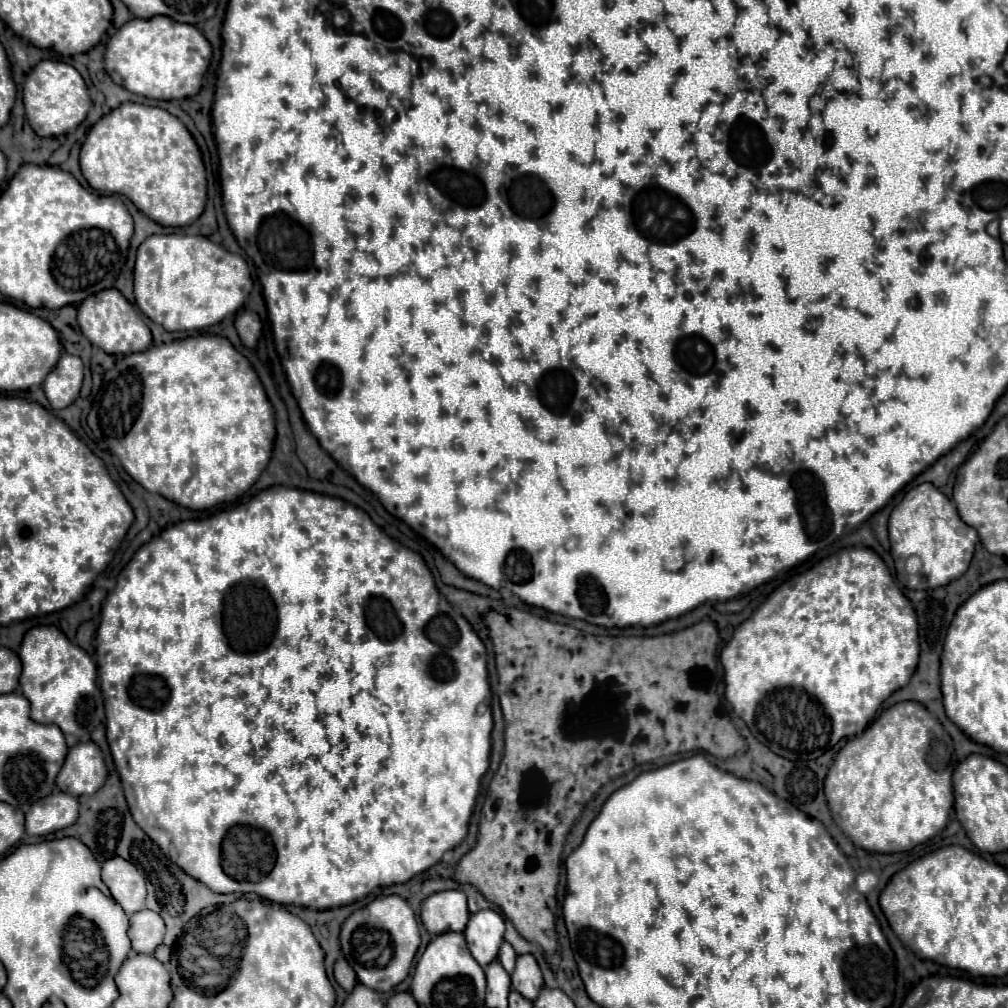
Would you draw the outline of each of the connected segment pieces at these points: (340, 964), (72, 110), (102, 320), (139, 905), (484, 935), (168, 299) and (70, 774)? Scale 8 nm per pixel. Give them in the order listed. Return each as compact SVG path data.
M339 959L339 961L335 963L335 967L333 967L333 975L335 975L337 983L339 983L347 993L353 991L353 987L357 985L357 975L355 975L353 967L351 967L345 959Z
M51 59L37 63L27 75L23 85L23 101L27 119L39 137L59 137L75 131L85 121L91 107L87 85L79 71L67 63Z
M105 289L105 293L97 293L93 297L87 297L79 305L79 327L81 333L99 349L103 349L109 355L129 355L145 351L151 345L151 331L141 319L141 315L135 311L135 307L117 291L117 289Z
M113 857L101 865L101 879L107 885L111 897L123 907L127 915L145 909L145 879L143 875L121 857Z
M483 909L469 917L469 925L463 935L467 947L481 967L487 967L497 959L499 947L504 942L505 923L503 917L493 909Z
M151 235L137 251L135 299L139 309L167 331L207 329L243 309L253 289L241 255L233 255L203 235Z
M89 741L69 749L65 765L57 775L57 787L63 793L81 797L99 791L105 779L107 779L107 767L103 753L93 741Z

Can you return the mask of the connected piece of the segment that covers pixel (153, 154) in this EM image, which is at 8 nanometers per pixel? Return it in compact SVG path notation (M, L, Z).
M125 103L95 123L81 147L81 171L95 191L129 197L141 213L163 227L193 223L207 203L201 151L187 127L159 107Z

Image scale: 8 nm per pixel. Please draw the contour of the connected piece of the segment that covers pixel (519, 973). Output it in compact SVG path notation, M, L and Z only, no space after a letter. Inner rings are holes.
M533 955L517 957L517 967L511 975L511 983L513 983L513 989L519 991L529 1001L537 999L537 995L543 987L543 975L541 975L541 969Z

